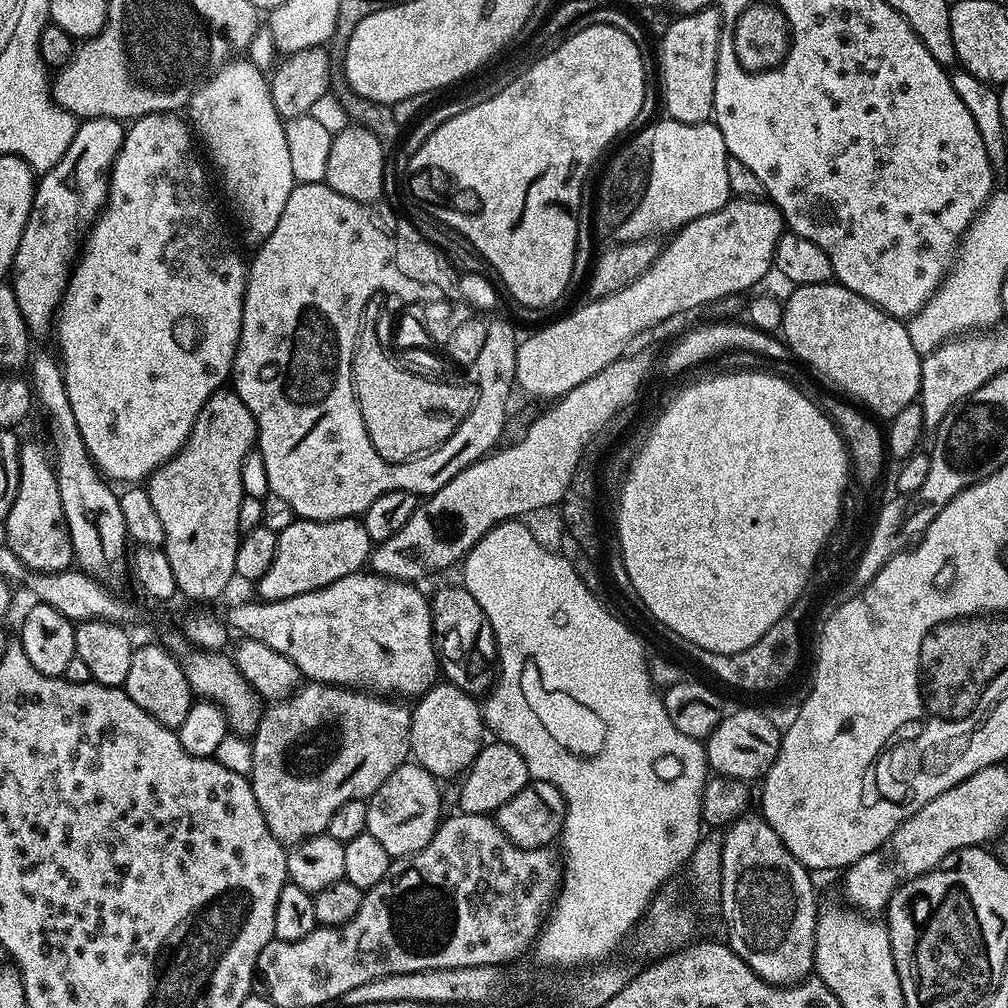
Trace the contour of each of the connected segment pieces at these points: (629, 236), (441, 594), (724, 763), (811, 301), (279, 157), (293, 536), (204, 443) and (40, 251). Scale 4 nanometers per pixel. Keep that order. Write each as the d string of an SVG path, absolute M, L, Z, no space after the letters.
M661 118L650 133L652 156L649 162L648 180L640 196L640 201L634 206L633 213L620 226L618 226L614 240L618 244L629 244L639 240L660 238L663 232L675 233L684 225L718 210L730 199L730 182L726 182L726 166L729 154L726 142L722 138L722 130L714 122L703 124L687 124Z
M440 588L431 593L432 643L436 645L439 671L447 683L480 698L496 683L498 657L494 630L467 588Z
M752 708L729 711L720 725L708 735L704 744L709 769L718 776L729 776L745 782L759 781L774 762L774 758L778 758L781 735L781 730L776 728L763 711L755 712Z
M835 282L826 284L802 284L791 289L788 300L783 301L784 327L782 339L791 355L809 364L820 376L825 376L849 401L863 406L873 417L891 418L898 410L917 403L920 395L921 353L914 350L910 342L908 325L903 319L883 312L866 298L854 294Z
M246 58L229 59L228 63L220 69L219 72L212 73L199 88L196 89L196 93L192 95L191 100L188 101L187 111L192 112L190 115L191 123L194 125L195 135L198 137L199 143L202 145L204 143L203 151L206 153L208 151L207 159L210 161L212 159L211 167L214 169L216 167L216 172L220 175L220 180L224 183L224 192L228 195L228 200L230 203L236 207L236 212L240 215L240 224L244 227L244 236L246 239L252 243L252 246L259 246L264 243L266 238L270 238L270 234L274 234L274 226L278 226L278 218L282 218L282 210L286 206L286 198L290 198L292 189L296 187L296 179L294 178L294 169L290 167L290 149L286 146L286 134L284 133L285 121L281 120L280 116L274 110L274 102L272 101L272 89L270 87L270 80L267 75L261 69L256 68L251 64L251 62Z
M351 516L337 520L302 520L291 521L279 529L274 550L274 562L270 570L255 581L261 600L285 600L298 594L310 594L319 588L338 582L350 574L361 571L369 563L374 541L366 534L363 519Z
M235 390L218 391L206 402L206 406L202 406L194 422L194 430L180 453L167 460L146 481L150 502L154 502L166 530L162 550L170 562L170 570L174 570L176 590L181 597L184 595L188 600L216 600L236 576L234 554L238 554L242 535L238 526L238 506L246 494L244 459L251 448L253 451L256 443L256 423L250 410L246 410L242 398L238 398Z
M114 118L84 120L76 129L70 150L39 177L30 218L26 230L22 230L22 242L14 254L10 276L18 310L22 310L22 318L33 337L47 332L49 335L53 327L56 310L78 259L78 249L108 200L108 178L125 131L125 125Z

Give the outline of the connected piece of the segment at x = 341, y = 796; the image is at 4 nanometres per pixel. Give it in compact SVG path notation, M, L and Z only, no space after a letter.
M305 683L285 700L269 703L261 711L256 731L251 733L253 768L250 775L254 798L270 834L285 846L301 844L308 836L322 836L334 810L351 800L367 800L410 756L412 713L395 699L341 688L338 684Z

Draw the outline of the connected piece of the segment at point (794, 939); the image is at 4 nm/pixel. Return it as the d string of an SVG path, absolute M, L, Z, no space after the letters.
M745 814L733 824L727 825L725 836L722 836L722 874L720 875L720 916L724 919L724 928L728 931L728 947L754 970L767 984L787 986L799 984L809 979L814 969L814 946L816 945L816 888L812 885L813 873L786 850L778 834L769 826L763 815Z

